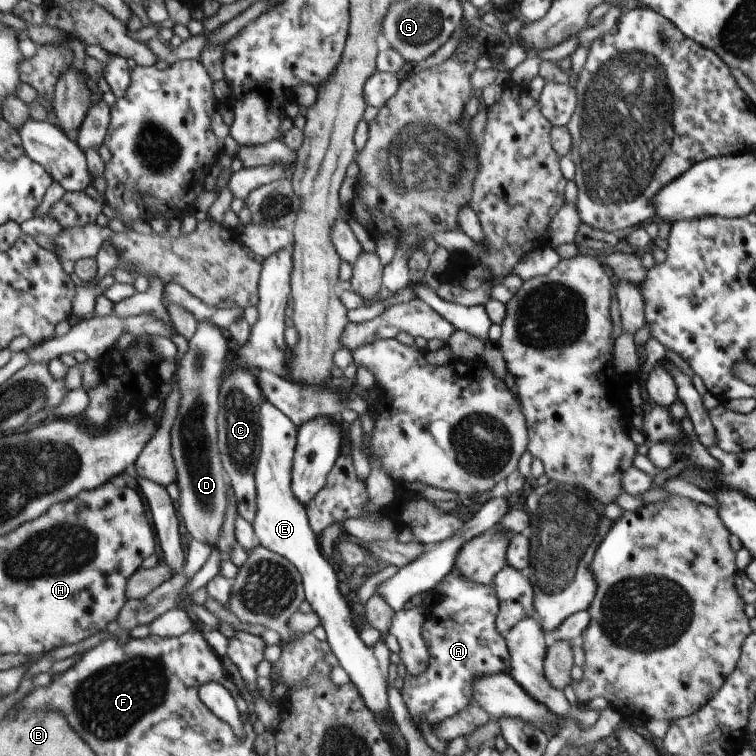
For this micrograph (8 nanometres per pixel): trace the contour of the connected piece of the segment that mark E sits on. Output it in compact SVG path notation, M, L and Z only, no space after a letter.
M261 403L261 454L256 470L256 487L258 490L258 515L253 524L256 543L261 543L267 550L279 553L299 571L304 599L312 611L319 617L320 625L326 634L330 652L338 660L340 667L348 674L351 684L359 691L367 707L377 718L385 738L392 734L394 721L388 717L391 712L387 706L387 666L389 666L389 649L383 636L372 646L365 645L359 639L353 624L353 611L347 600L341 596L337 585L341 585L335 570L321 556L313 530L309 530L303 505L292 493L291 456L295 444L295 424L288 415L284 415L271 403Z

